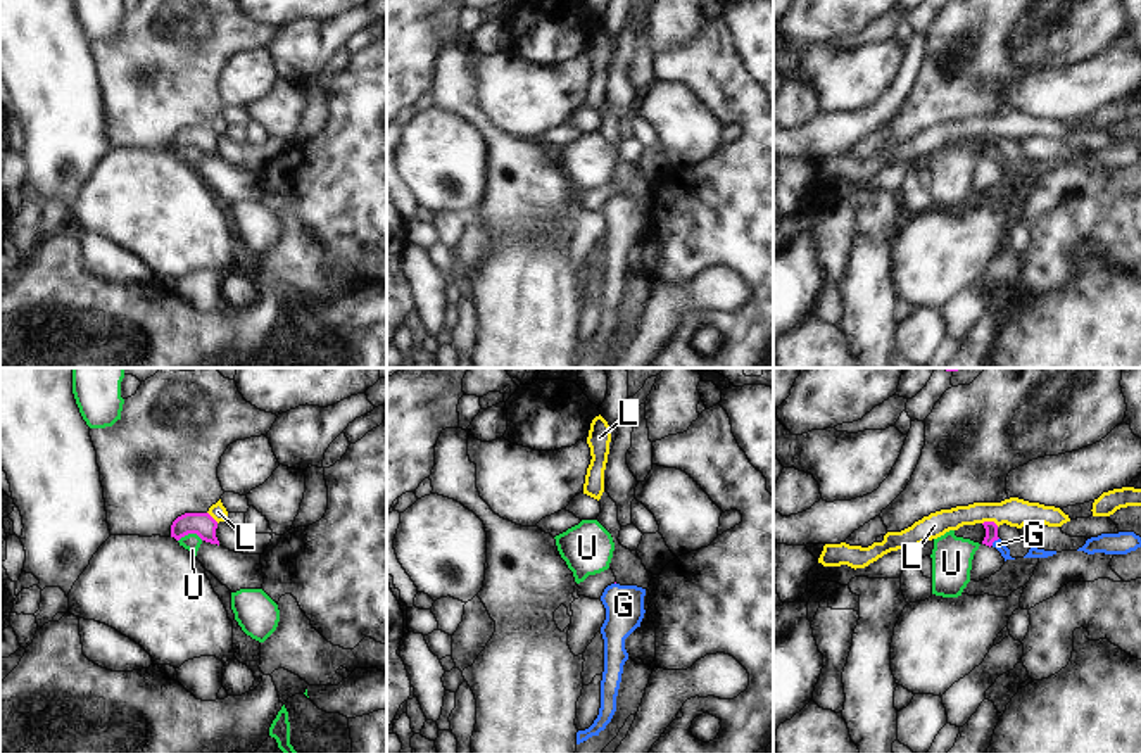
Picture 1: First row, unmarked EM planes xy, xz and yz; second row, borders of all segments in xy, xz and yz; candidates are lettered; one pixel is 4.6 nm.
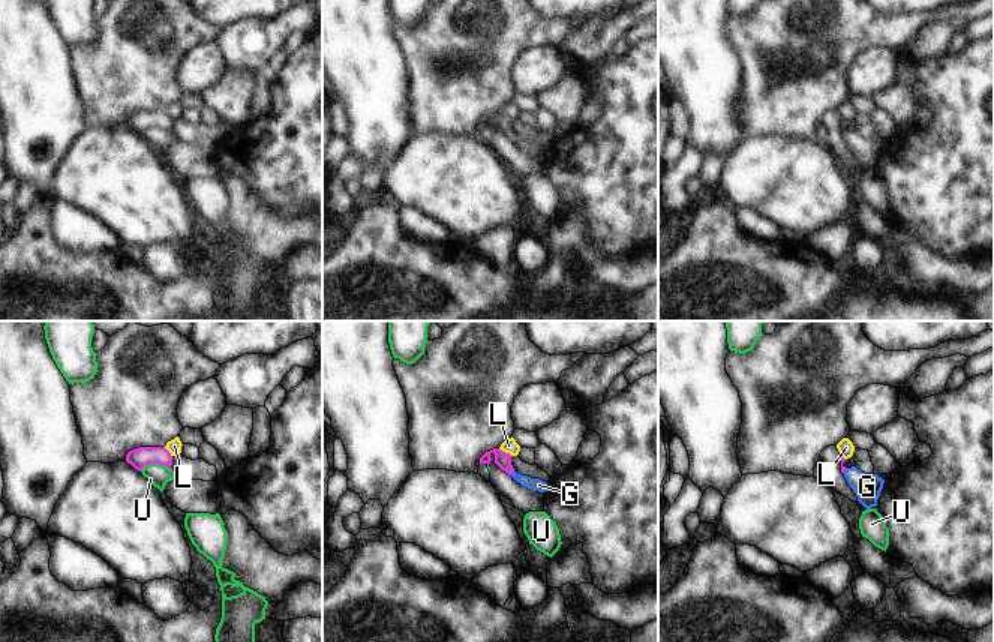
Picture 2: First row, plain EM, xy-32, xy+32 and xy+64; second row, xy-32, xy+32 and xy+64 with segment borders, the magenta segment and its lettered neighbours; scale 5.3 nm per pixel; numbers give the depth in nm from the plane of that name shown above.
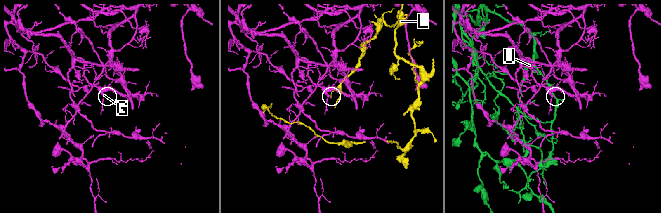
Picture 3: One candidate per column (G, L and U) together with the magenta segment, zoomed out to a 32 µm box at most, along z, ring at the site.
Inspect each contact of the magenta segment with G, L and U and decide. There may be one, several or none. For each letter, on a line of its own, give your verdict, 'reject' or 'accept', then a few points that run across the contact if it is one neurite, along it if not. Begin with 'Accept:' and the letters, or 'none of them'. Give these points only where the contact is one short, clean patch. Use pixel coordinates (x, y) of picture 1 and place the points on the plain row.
Accept: G
G: accept; line yz (991, 142), (995, 152), (998, 158)
L: reject; line yz (983, 135), (998, 139)
U: reject

